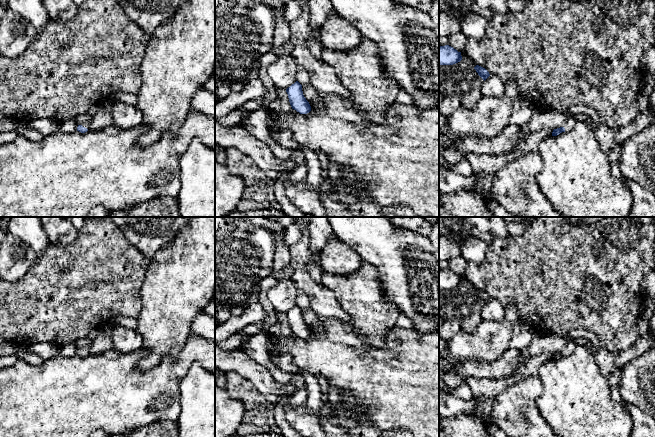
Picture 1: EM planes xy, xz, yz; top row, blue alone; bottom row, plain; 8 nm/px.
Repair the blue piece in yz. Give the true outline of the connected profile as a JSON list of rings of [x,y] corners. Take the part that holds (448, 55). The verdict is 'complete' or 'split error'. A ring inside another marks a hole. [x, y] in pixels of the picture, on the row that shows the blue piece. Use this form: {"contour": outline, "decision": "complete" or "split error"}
{"contour": [[[449,45],[439,46],[439,65],[453,65],[461,60],[461,52]]], "decision": "complete"}

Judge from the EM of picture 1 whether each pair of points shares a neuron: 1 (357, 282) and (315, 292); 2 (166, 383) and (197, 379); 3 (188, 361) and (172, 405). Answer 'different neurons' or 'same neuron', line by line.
1: different neurons
2: different neurons
3: same neuron

